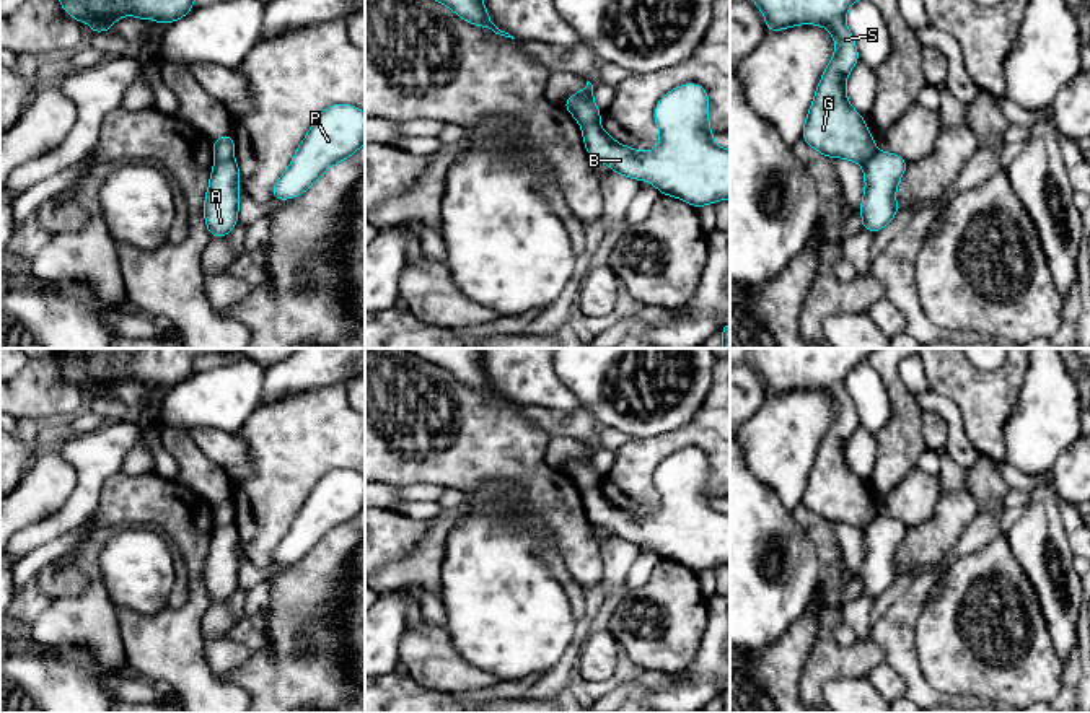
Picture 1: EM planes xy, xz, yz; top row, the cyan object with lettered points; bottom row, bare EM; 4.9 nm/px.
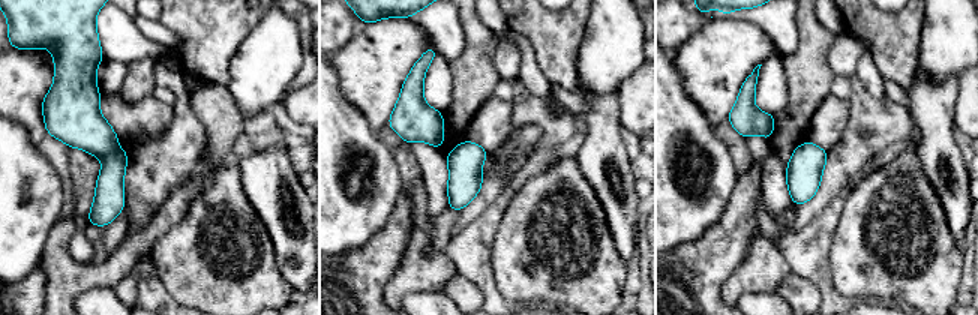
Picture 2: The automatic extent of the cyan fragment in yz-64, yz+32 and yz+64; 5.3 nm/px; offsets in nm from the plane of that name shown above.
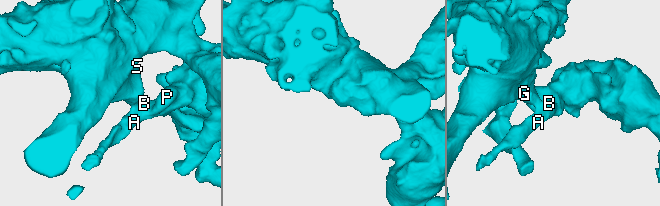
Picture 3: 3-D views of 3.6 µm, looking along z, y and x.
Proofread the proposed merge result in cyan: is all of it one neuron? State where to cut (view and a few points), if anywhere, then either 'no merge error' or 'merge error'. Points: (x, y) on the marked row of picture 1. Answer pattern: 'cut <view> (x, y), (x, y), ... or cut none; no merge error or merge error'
cut xy (232, 157), (215, 161); merge error

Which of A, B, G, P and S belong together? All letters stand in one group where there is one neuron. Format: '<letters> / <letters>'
A B P / G S

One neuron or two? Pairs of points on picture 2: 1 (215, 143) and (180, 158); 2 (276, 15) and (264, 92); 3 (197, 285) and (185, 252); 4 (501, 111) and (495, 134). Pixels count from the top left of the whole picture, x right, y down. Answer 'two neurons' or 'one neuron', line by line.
1: two neurons
2: one neuron
3: one neuron
4: one neuron

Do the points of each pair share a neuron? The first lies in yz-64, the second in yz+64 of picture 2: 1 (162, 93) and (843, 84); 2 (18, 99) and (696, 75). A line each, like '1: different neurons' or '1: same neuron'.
1: same neuron
2: same neuron

